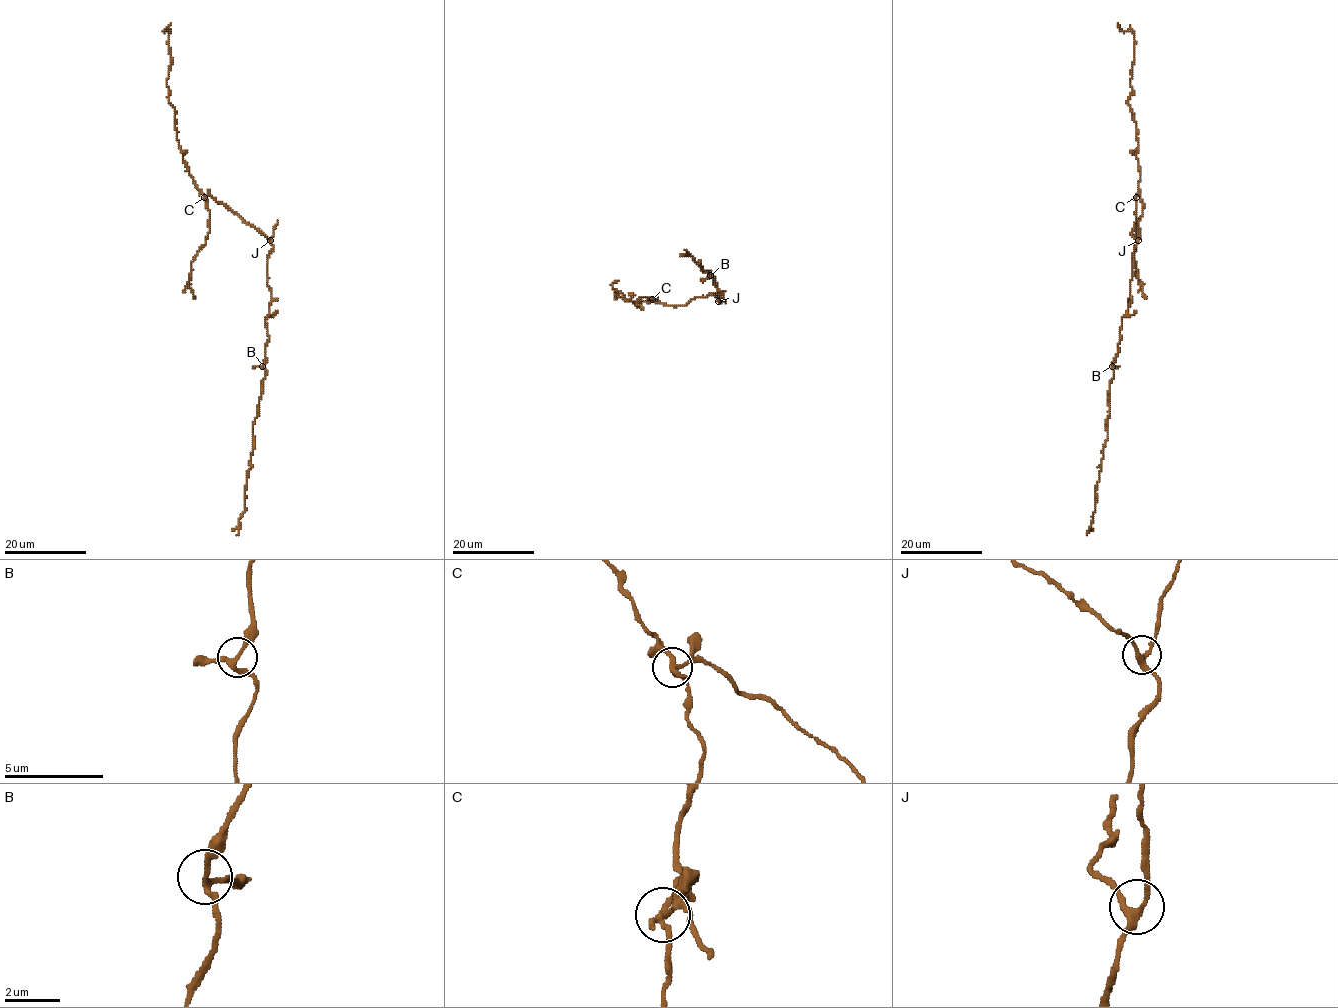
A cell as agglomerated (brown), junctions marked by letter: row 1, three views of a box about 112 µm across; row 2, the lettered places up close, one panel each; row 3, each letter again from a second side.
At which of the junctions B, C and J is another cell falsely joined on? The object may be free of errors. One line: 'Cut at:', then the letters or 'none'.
Cut at: C

